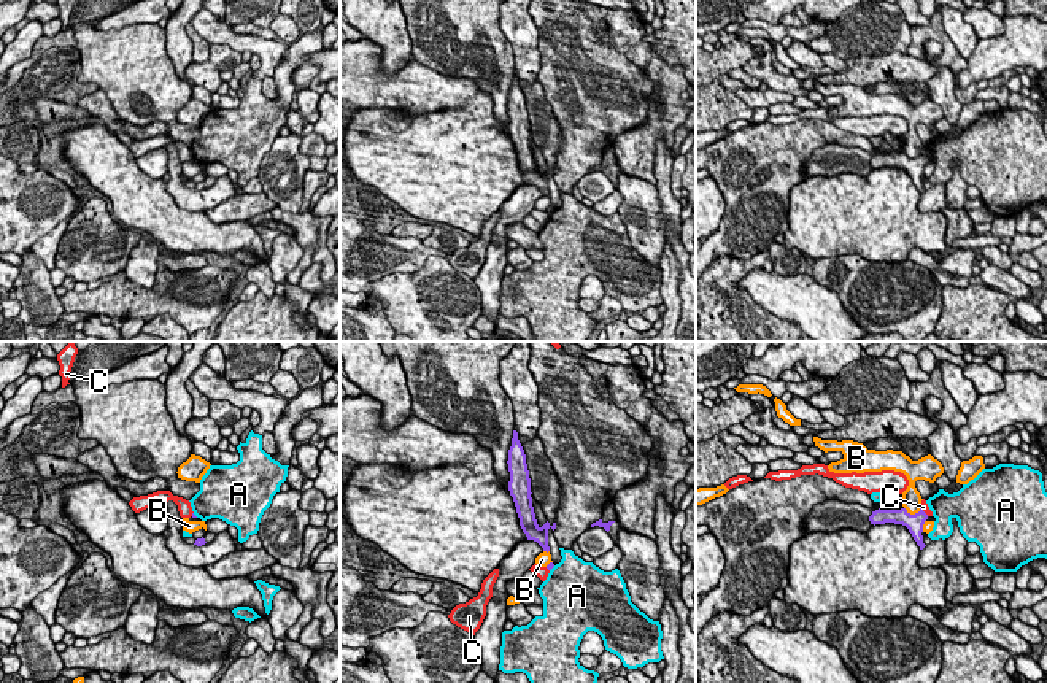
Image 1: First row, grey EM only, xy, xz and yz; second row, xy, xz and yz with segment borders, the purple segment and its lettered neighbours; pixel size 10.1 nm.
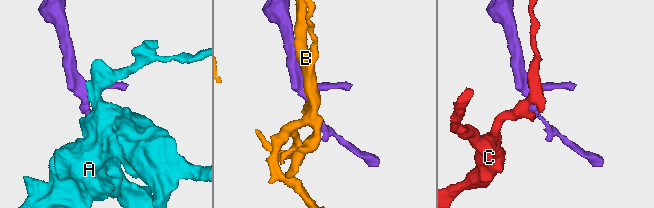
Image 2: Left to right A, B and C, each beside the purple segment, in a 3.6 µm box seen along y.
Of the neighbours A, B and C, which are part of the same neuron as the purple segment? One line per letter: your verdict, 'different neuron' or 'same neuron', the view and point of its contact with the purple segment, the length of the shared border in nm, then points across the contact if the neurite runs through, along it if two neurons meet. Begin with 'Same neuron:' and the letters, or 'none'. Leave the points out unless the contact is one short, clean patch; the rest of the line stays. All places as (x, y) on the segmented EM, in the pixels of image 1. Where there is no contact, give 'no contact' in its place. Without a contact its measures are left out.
Same neuron: none
A: different neuron; meets purple in xz at (552, 567); contact 80 nm long
B: different neuron; meets purple in yz at (912, 515); contact 180 nm long; border along yz (904, 507), (911, 513), (920, 510)
C: different neuron; meets purple in yz at (923, 512); contact 130 nm long; border along yz (920, 507), (928, 515)

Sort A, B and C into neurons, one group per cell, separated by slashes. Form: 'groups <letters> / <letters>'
groups A / B / C

